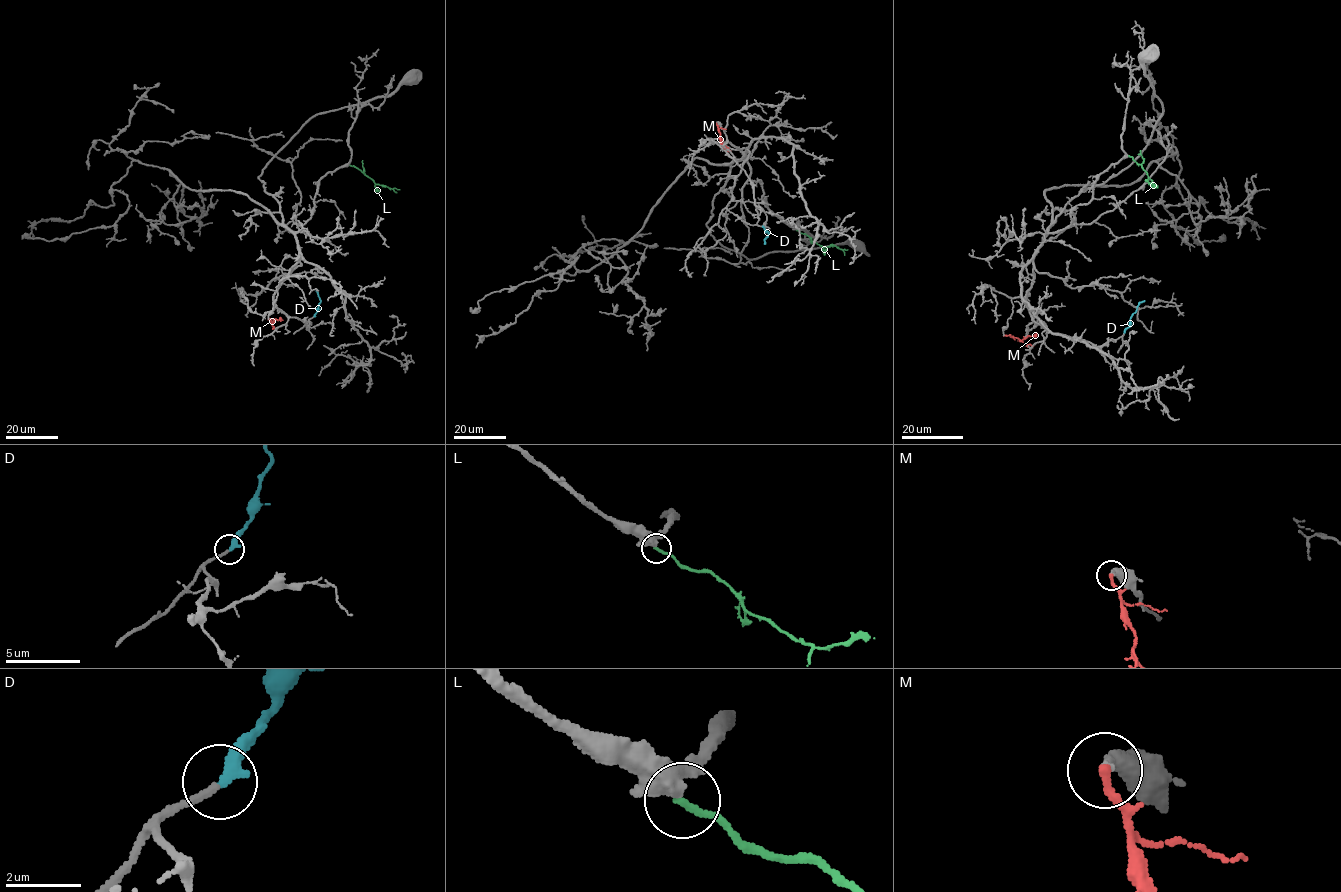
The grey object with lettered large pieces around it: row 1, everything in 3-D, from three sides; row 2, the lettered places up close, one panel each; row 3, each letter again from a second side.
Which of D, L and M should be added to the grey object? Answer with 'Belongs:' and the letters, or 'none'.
Belongs: D, L

